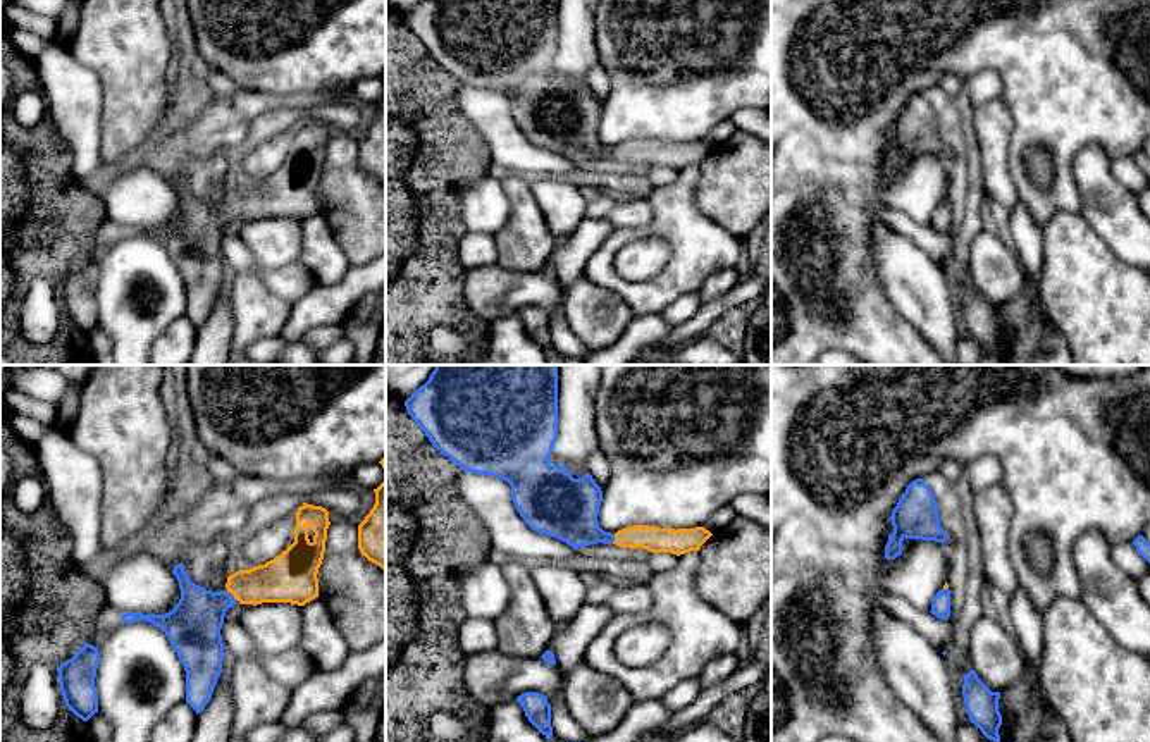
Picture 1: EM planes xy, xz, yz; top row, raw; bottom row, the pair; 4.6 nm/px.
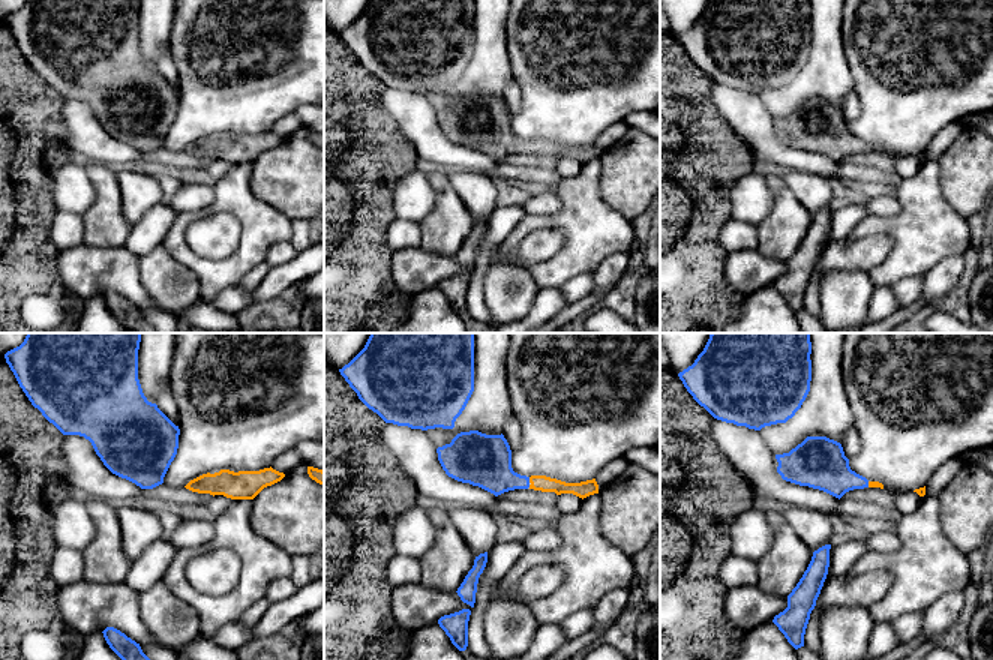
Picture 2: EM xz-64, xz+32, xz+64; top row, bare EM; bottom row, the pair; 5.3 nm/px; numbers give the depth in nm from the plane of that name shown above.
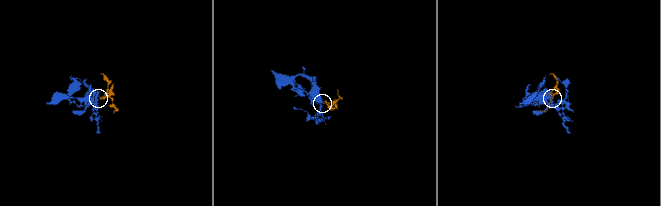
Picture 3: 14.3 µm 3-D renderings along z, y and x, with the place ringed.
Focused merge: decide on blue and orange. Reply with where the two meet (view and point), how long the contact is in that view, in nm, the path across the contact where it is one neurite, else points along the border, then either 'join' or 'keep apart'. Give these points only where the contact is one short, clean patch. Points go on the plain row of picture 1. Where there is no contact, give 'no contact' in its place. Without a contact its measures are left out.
contact xz (613, 154); length 50 nm; way xz (568, 124), (593, 148), (613, 154), (655, 154); join

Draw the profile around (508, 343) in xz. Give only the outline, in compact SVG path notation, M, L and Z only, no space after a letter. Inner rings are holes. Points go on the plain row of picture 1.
M508 315L484 325L487 346L473 360L463 360L458 365L547 365L547 353L525 331L520 317Z

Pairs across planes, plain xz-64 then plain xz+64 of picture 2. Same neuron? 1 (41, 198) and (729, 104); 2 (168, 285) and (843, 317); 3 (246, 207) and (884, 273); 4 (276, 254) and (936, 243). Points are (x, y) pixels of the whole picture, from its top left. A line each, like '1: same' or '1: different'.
1: different
2: same
3: same
4: different

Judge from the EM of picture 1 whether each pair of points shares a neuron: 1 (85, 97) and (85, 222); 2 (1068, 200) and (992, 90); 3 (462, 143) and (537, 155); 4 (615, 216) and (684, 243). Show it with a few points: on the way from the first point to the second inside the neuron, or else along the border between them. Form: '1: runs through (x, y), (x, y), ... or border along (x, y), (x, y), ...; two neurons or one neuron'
1: border along (64, 142), (71, 152), (71, 171), (80, 181); two neurons
2: border along (968, 81), (982, 71), (994, 69), (1004, 88); two neurons
3: border along (463, 114), (484, 143), (491, 160); two neurons
4: border along (648, 200), (651, 219), (646, 224), (615, 229); two neurons

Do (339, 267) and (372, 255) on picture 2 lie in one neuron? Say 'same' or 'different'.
same

